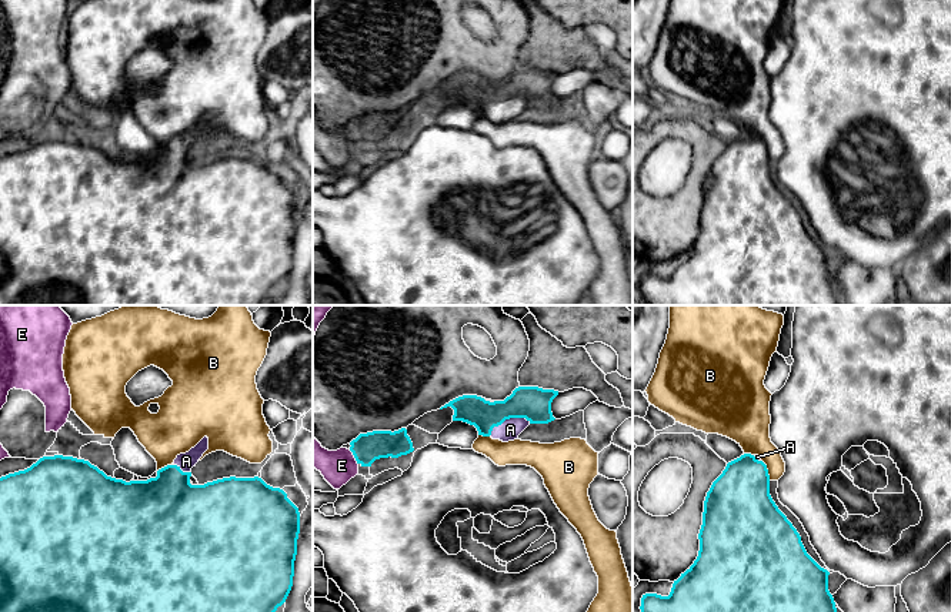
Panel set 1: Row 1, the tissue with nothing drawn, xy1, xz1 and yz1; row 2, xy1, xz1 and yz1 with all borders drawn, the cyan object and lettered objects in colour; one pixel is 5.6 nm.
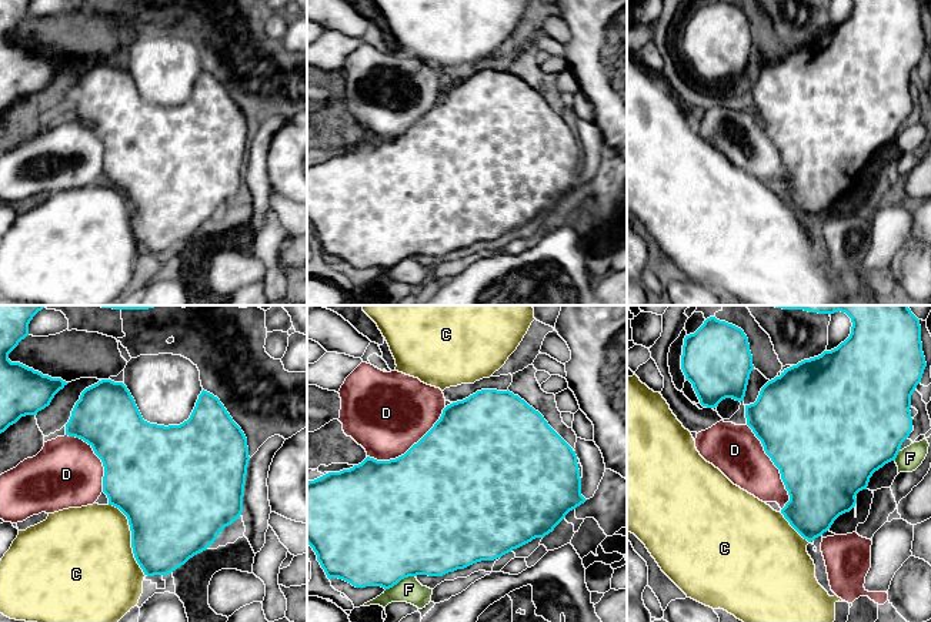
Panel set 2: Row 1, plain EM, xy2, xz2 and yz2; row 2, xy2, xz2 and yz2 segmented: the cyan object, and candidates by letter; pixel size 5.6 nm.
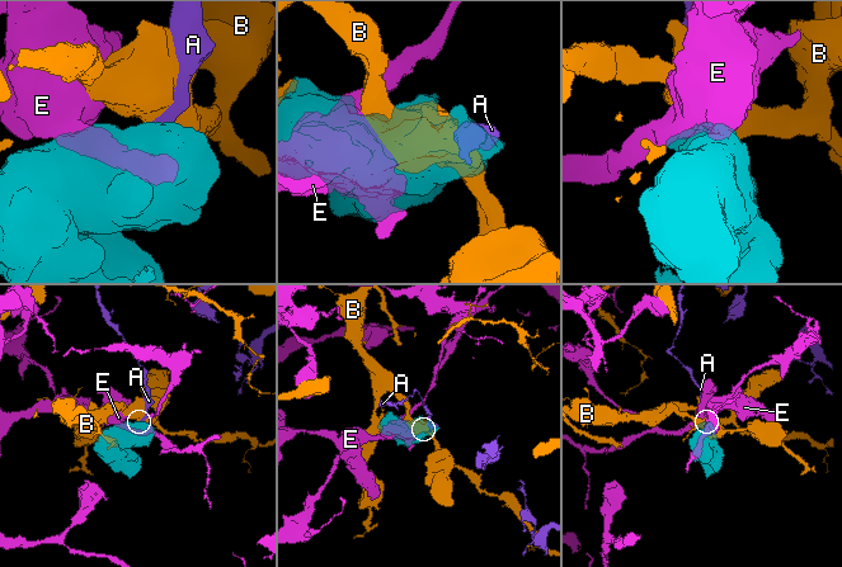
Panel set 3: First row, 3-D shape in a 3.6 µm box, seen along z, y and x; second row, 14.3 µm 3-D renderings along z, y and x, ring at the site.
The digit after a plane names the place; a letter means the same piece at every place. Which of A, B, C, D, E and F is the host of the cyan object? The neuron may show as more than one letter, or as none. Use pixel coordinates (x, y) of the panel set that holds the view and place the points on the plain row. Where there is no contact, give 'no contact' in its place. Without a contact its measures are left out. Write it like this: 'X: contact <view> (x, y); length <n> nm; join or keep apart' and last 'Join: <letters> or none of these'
A: contact xz1 (507, 99); length 260 nm; join
B: contact yz1 (767, 150); length 130 nm; keep apart
C: contact xy2 (132, 218); length 460 nm; keep apart
D: contact xz2 (410, 129); length 550 nm; keep apart
E: contact xz1 (354, 137); length 100 nm; keep apart
F: contact xz2 (400, 260); length 190 nm; keep apart
Join: A

